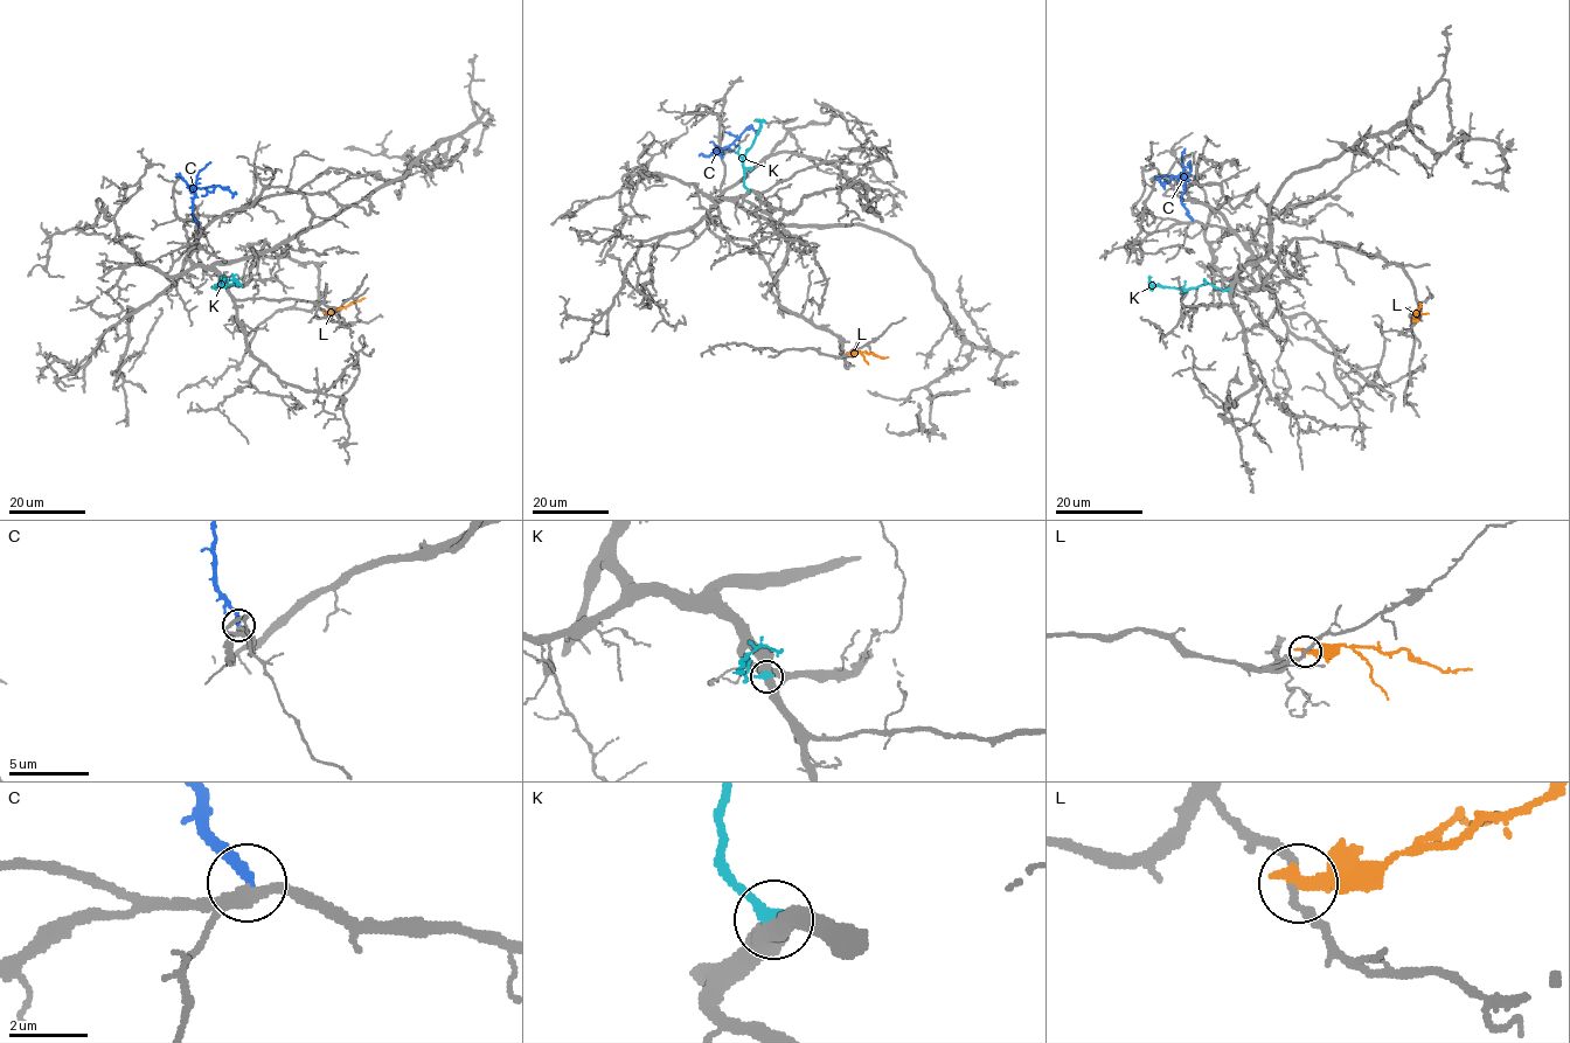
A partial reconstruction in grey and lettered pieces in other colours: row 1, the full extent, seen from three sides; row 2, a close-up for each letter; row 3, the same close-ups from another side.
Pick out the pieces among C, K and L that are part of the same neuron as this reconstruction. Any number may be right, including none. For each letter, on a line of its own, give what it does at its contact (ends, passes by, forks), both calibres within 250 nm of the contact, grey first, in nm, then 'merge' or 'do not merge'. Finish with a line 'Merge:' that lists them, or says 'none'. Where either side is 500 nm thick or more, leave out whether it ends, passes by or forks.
C: it ends; calibres 300 and 260 nm; do not merge
K: calibres 500 and 360 nm; do not merge
L: it ends; calibres 200 and 360 nm; do not merge
Merge: none

